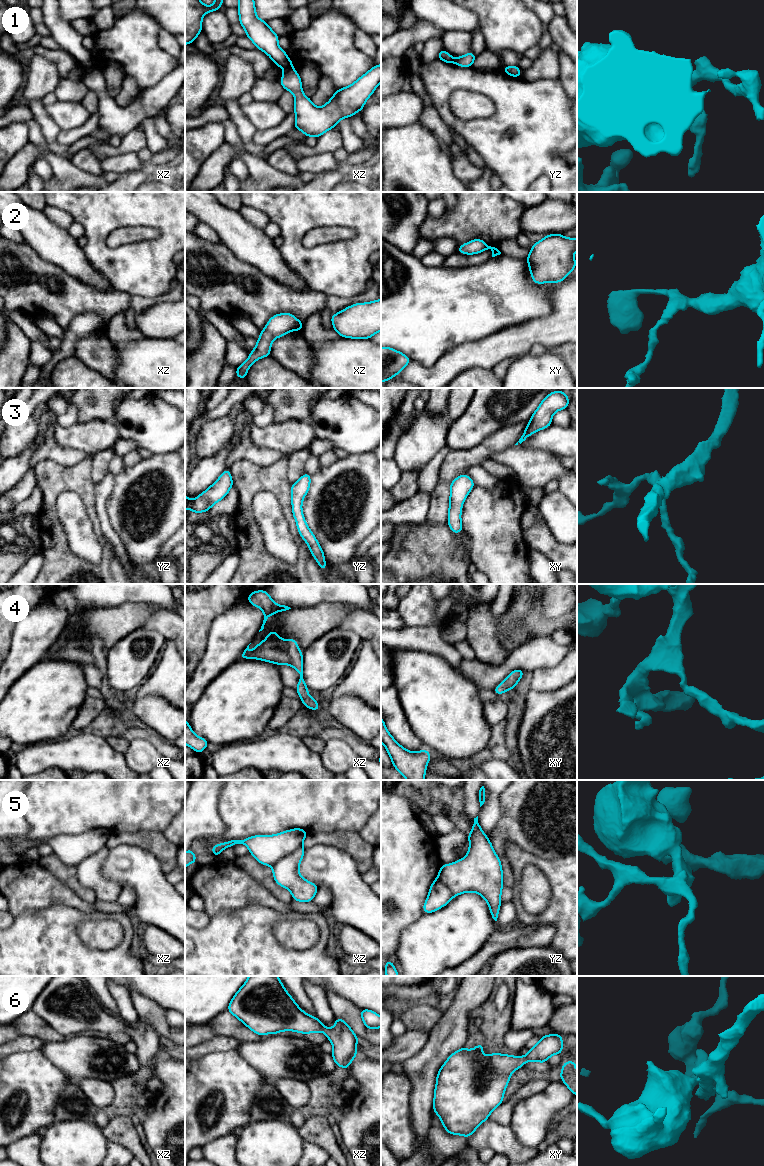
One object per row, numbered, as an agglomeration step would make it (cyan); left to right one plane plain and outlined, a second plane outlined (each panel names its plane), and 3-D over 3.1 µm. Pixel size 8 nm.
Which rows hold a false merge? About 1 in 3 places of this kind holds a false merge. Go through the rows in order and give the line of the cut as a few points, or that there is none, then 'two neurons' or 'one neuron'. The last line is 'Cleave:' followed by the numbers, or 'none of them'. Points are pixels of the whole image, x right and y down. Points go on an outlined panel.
1: cut in xz along (291, 66), (285, 69); two neurons
2: no cut; one neuron
3: no cut; one neuron
4: no cut; one neuron
5: cut in xz along (301, 845), (279, 859), (272, 866); two neurons
6: no cut; one neuron
Cleave: 1, 5

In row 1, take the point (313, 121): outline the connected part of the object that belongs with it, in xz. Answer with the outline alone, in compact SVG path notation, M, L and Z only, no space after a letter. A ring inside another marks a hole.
M381 64L373 66L353 84L335 91L322 107L316 107L311 98L304 95L300 76L292 67L285 69L279 83L295 97L294 129L302 131L307 137L318 138L336 128L339 120L361 111L380 82Z

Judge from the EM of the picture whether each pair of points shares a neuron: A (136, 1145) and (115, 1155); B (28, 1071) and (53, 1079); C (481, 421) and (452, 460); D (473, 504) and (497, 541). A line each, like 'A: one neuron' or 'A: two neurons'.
A: two neurons
B: one neuron
C: two neurons
D: one neuron

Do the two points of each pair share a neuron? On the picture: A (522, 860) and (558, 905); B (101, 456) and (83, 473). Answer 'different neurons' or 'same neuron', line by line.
A: same neuron
B: different neurons

